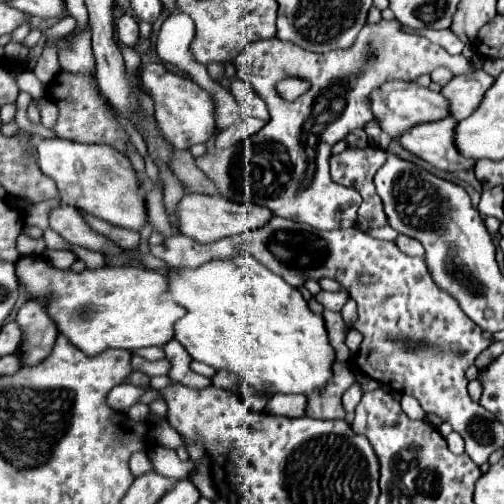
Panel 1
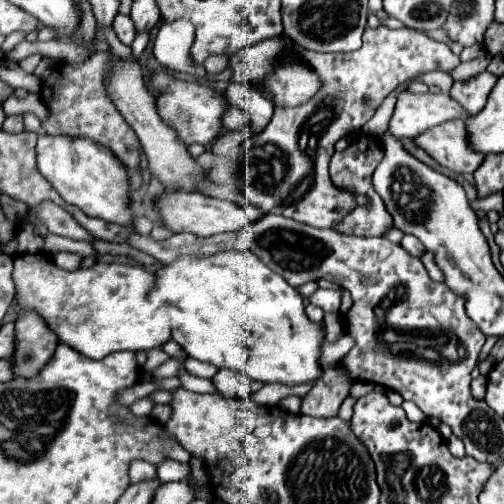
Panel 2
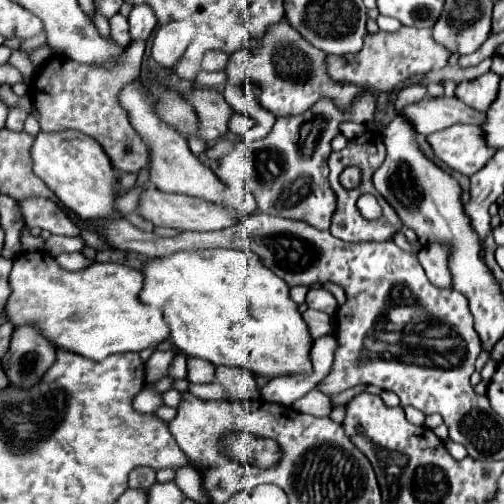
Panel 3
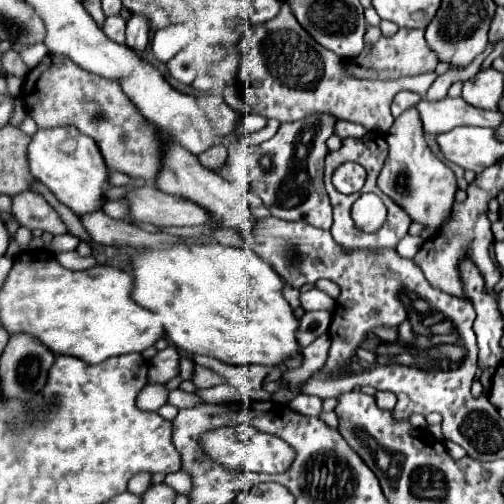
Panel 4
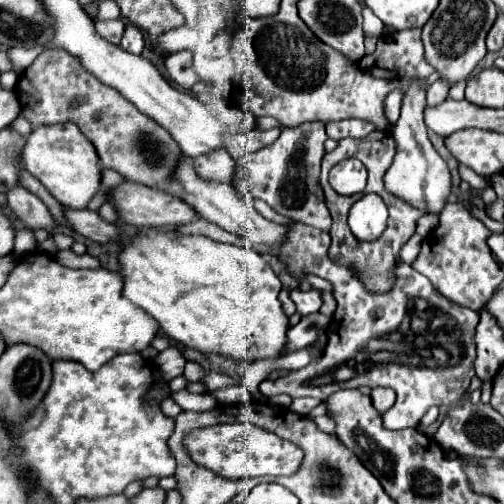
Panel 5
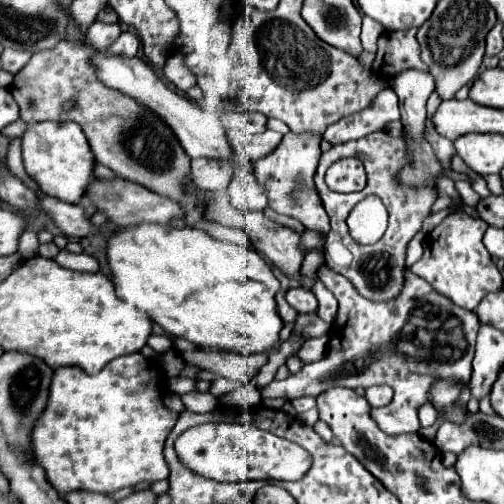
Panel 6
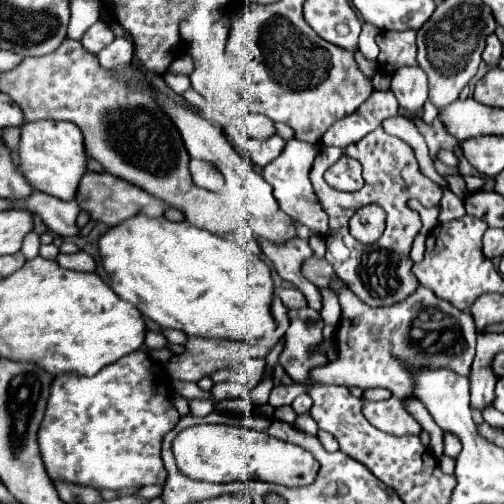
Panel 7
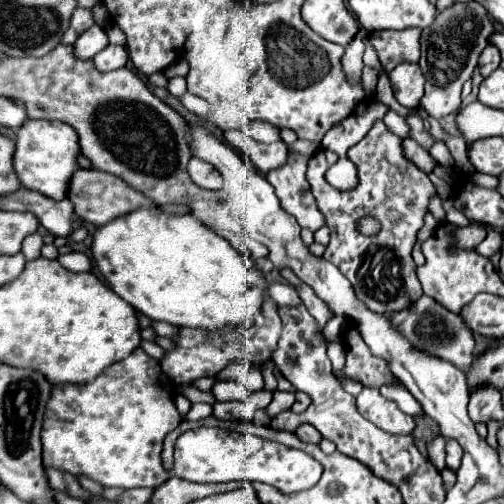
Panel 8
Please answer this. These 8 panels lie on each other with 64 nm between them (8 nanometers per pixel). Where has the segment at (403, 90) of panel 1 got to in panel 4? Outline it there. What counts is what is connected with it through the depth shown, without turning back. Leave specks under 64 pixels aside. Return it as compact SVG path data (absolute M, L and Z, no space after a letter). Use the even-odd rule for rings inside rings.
M444 98L440 102L420 100L420 104L416 104L416 110L426 134L442 134L456 126L496 128L496 124L502 122L502 116L498 112L474 108L462 98Z

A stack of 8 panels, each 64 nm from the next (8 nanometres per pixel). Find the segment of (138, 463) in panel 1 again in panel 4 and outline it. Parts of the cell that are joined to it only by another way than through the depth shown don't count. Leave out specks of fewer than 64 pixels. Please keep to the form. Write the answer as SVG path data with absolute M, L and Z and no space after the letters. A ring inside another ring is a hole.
M140 472L140 474L132 476L128 482L128 492L132 492L132 494L144 494L150 488L150 480L152 480L150 472Z

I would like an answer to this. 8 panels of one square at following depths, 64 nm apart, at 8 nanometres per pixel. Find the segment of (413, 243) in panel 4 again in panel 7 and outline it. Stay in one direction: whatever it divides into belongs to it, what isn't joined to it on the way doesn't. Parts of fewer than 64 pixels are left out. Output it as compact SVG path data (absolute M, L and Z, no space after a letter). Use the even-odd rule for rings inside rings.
M418 234L418 236L414 238L412 250L410 250L410 258L412 258L414 262L420 262L420 260L422 260L422 256L424 256L424 240L426 240L426 236L424 236L424 234Z

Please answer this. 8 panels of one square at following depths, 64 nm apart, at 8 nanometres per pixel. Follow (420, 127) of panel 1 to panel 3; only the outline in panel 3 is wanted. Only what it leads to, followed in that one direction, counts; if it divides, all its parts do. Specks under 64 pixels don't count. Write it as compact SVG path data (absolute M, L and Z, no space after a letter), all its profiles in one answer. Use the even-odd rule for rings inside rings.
M454 124L450 128L426 136L426 140L442 162L446 162L452 170L462 172L466 176L478 172L494 154L484 144L480 128L470 124Z

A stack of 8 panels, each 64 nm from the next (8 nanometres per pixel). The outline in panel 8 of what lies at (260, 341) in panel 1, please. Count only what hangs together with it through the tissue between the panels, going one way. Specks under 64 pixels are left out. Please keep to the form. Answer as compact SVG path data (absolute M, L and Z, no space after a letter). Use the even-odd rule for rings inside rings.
M140 208L130 216L100 226L94 234L92 256L110 288L150 320L202 330L220 330L224 326L238 328L248 322L262 324L262 302L266 294L264 272L256 262L250 262L244 254L234 250L228 240L204 228L190 214L170 216L160 208Z

